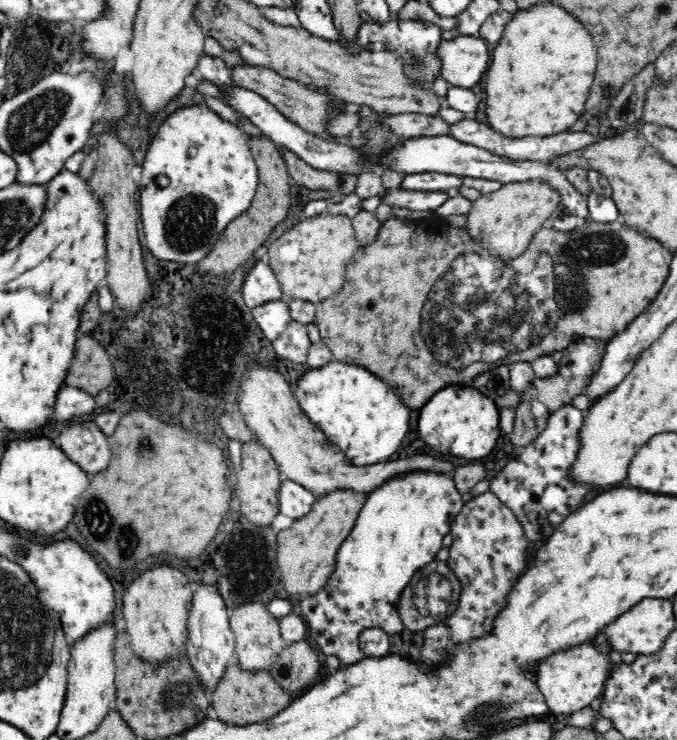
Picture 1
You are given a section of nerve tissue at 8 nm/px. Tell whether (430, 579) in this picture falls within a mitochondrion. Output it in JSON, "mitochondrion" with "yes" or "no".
{"mitochondrion":"yes"}

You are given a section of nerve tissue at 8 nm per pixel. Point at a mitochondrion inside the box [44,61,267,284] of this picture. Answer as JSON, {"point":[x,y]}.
{"point":[190,223]}

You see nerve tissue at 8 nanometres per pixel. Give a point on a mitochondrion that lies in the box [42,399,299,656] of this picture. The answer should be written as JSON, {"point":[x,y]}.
{"point":[100,522]}

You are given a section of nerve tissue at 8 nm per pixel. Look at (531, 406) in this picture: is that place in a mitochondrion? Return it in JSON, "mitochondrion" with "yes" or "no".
{"mitochondrion":"yes"}

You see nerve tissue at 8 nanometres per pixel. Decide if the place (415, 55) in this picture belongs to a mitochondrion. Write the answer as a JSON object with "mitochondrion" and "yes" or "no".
{"mitochondrion":"yes"}

